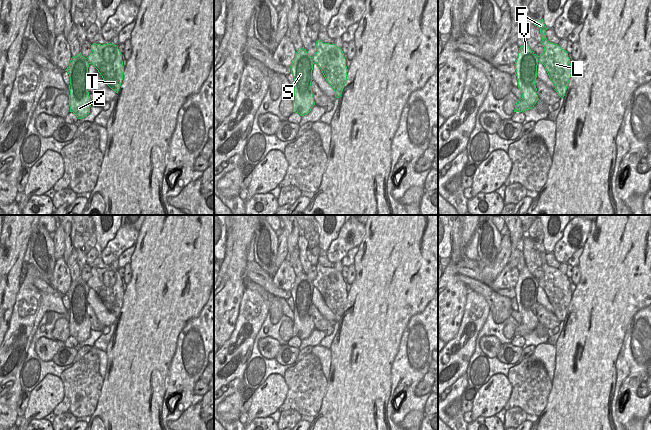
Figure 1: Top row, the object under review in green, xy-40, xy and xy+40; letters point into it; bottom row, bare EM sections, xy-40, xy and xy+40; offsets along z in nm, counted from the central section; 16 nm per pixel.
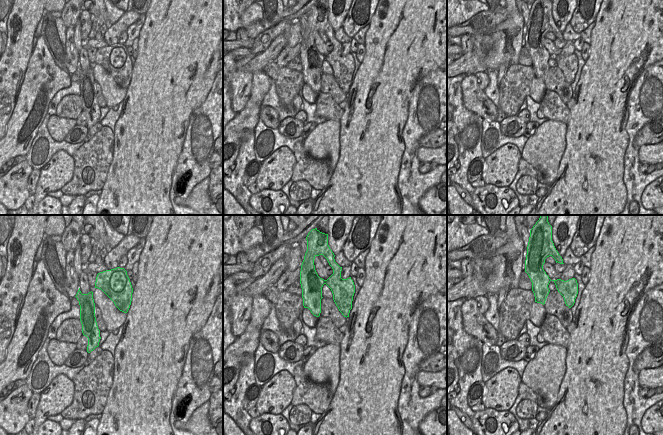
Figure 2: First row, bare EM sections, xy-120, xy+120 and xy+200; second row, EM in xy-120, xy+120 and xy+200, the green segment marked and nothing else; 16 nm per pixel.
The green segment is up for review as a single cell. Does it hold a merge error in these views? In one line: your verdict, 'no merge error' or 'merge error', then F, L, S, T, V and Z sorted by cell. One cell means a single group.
no merge error | F L S T V Z

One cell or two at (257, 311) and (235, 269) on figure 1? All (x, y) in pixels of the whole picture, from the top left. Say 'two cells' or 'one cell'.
two cells

